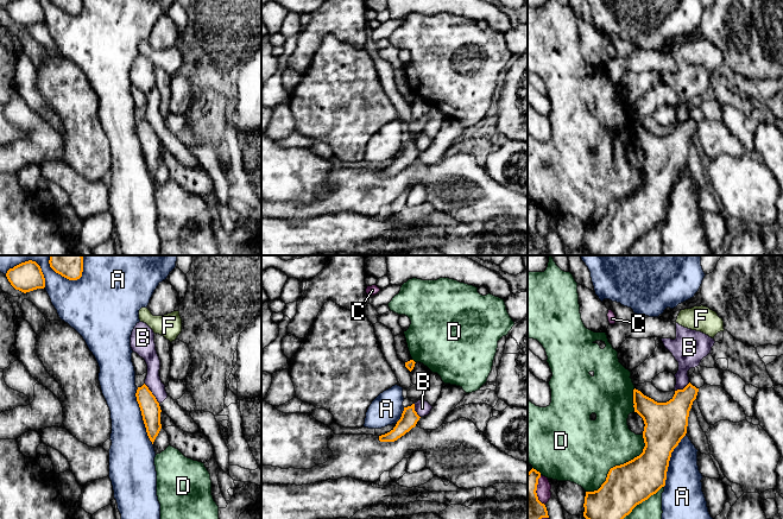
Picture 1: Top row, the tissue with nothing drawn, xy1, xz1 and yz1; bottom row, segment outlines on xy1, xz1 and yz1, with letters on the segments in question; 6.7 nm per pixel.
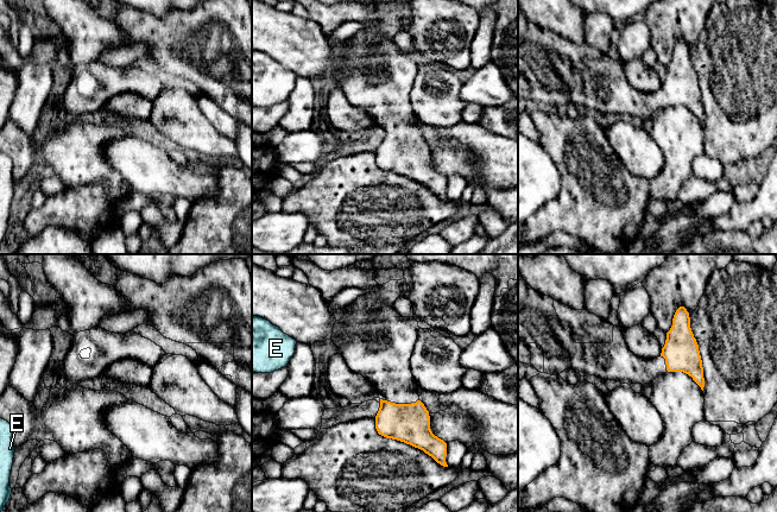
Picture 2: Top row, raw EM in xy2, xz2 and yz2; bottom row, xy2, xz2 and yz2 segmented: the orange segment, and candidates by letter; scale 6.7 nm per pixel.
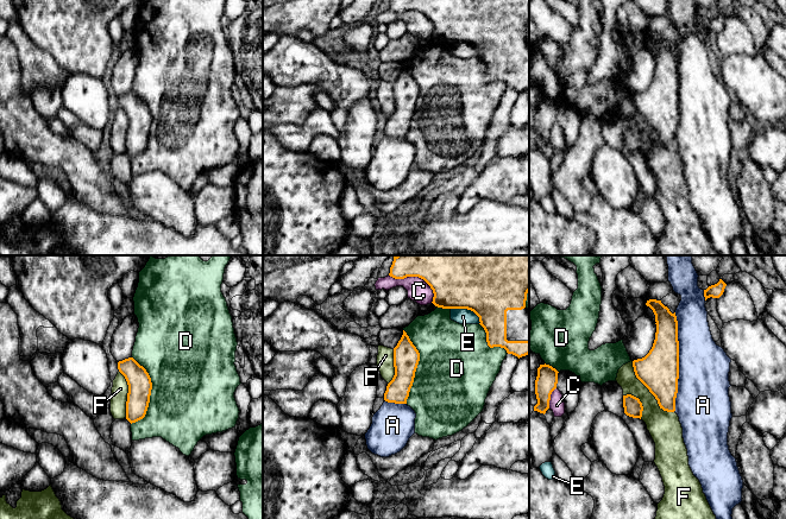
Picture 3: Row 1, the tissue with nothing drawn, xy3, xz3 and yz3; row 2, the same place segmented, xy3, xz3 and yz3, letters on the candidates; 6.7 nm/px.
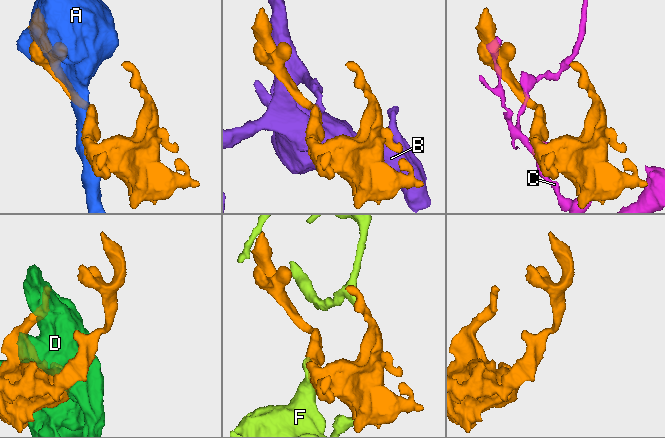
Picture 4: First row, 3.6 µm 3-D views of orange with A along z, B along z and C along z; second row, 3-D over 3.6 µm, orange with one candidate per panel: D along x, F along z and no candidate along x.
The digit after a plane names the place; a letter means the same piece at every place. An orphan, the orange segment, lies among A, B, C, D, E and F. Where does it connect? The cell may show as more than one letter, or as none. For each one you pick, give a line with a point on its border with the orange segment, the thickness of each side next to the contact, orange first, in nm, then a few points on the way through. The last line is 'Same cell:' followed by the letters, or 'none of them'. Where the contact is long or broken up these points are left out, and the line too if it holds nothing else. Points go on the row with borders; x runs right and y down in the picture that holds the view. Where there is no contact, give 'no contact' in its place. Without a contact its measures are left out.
Same cell: none of them

